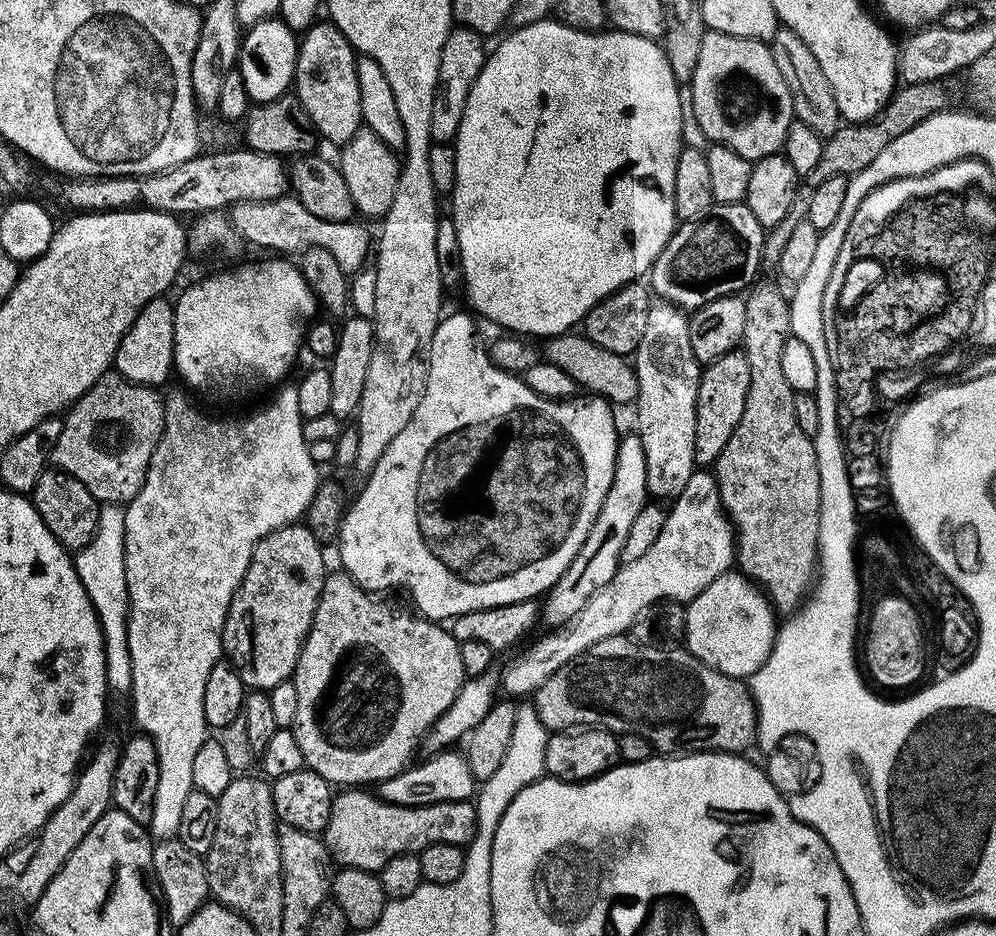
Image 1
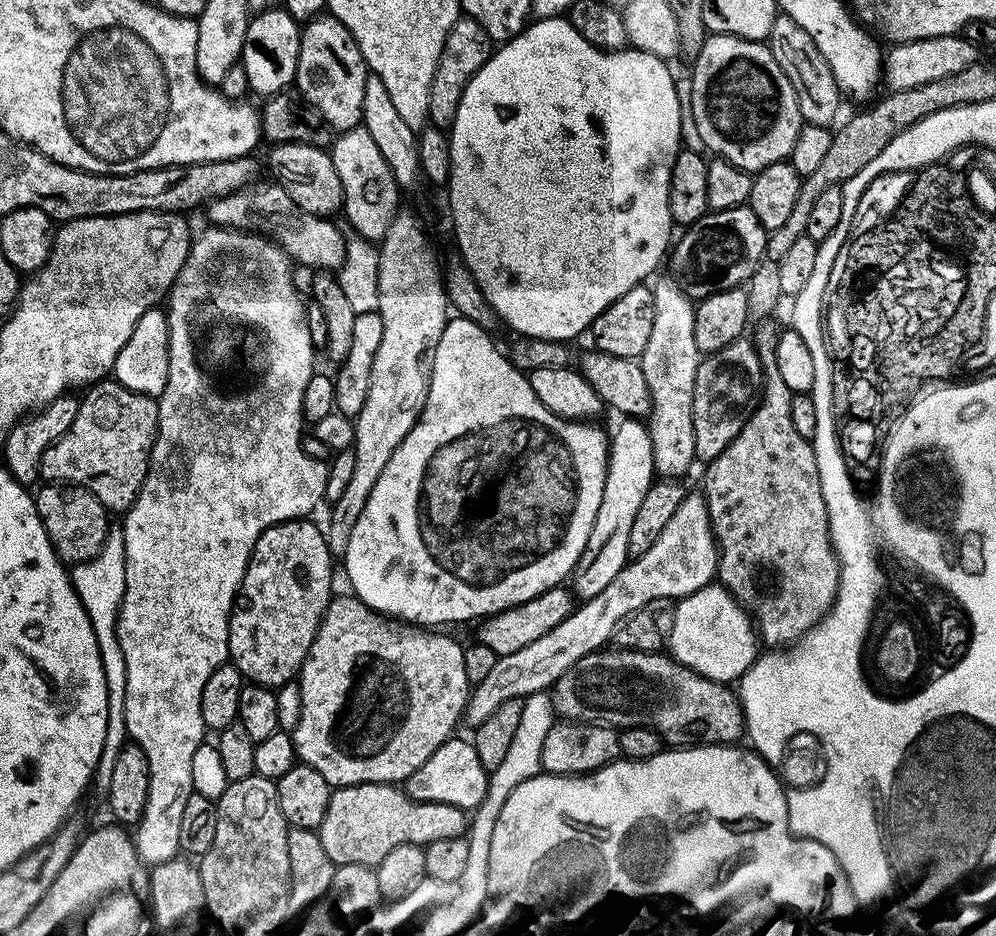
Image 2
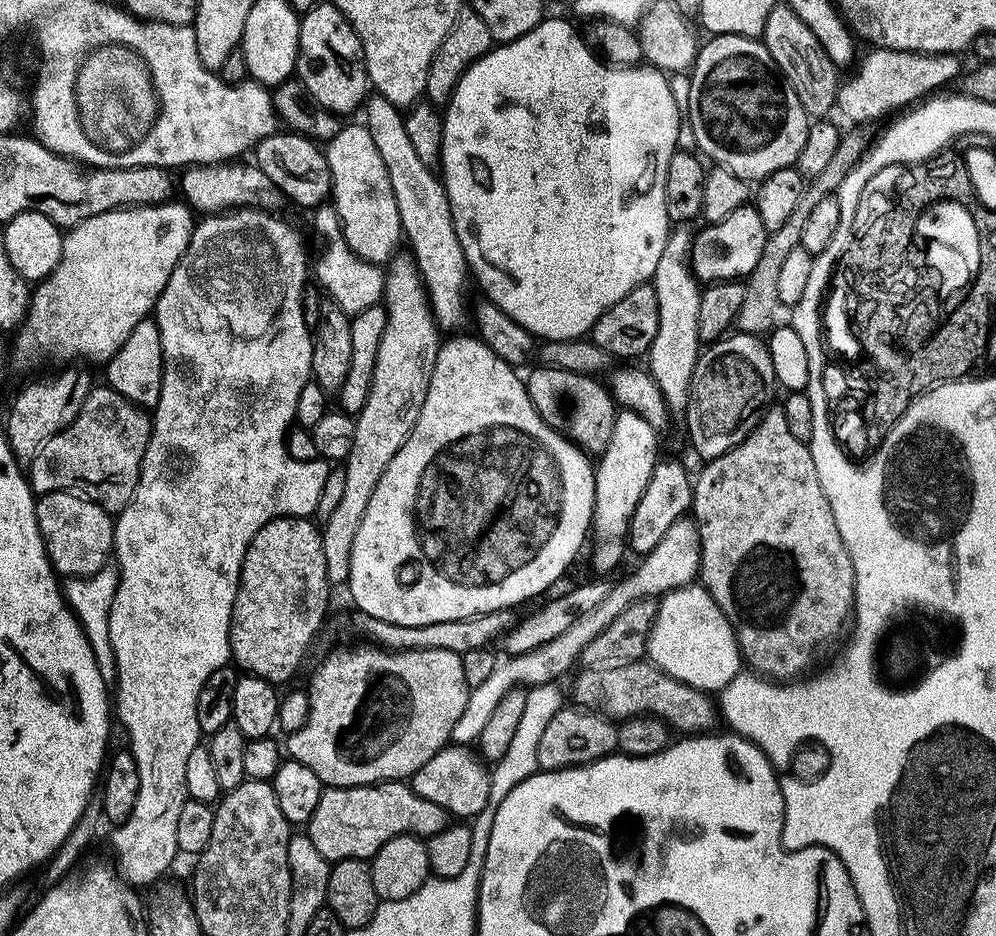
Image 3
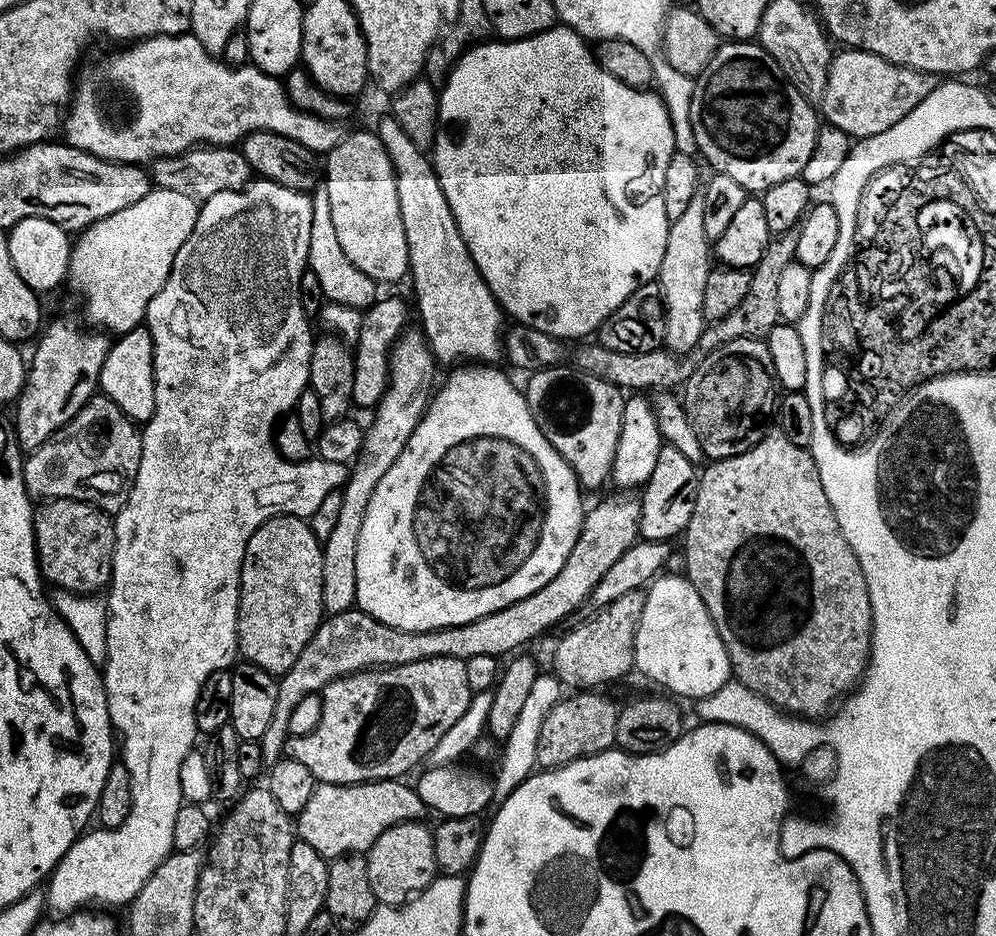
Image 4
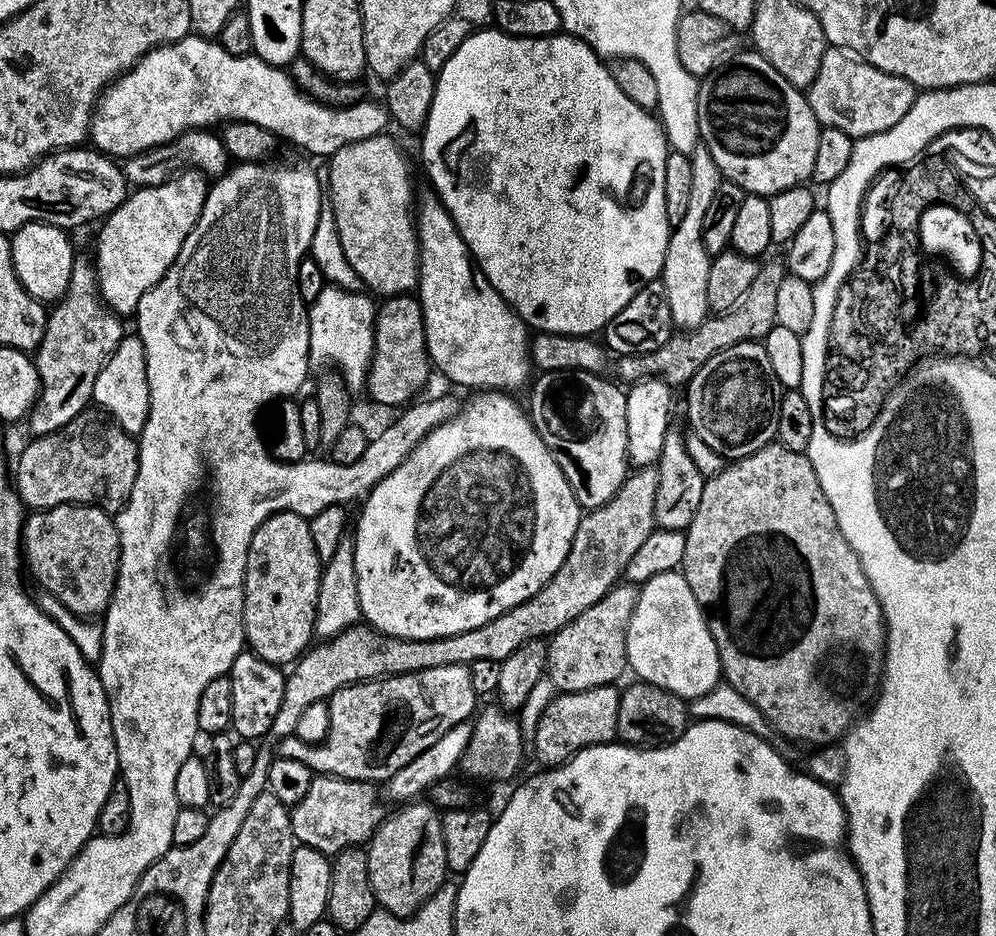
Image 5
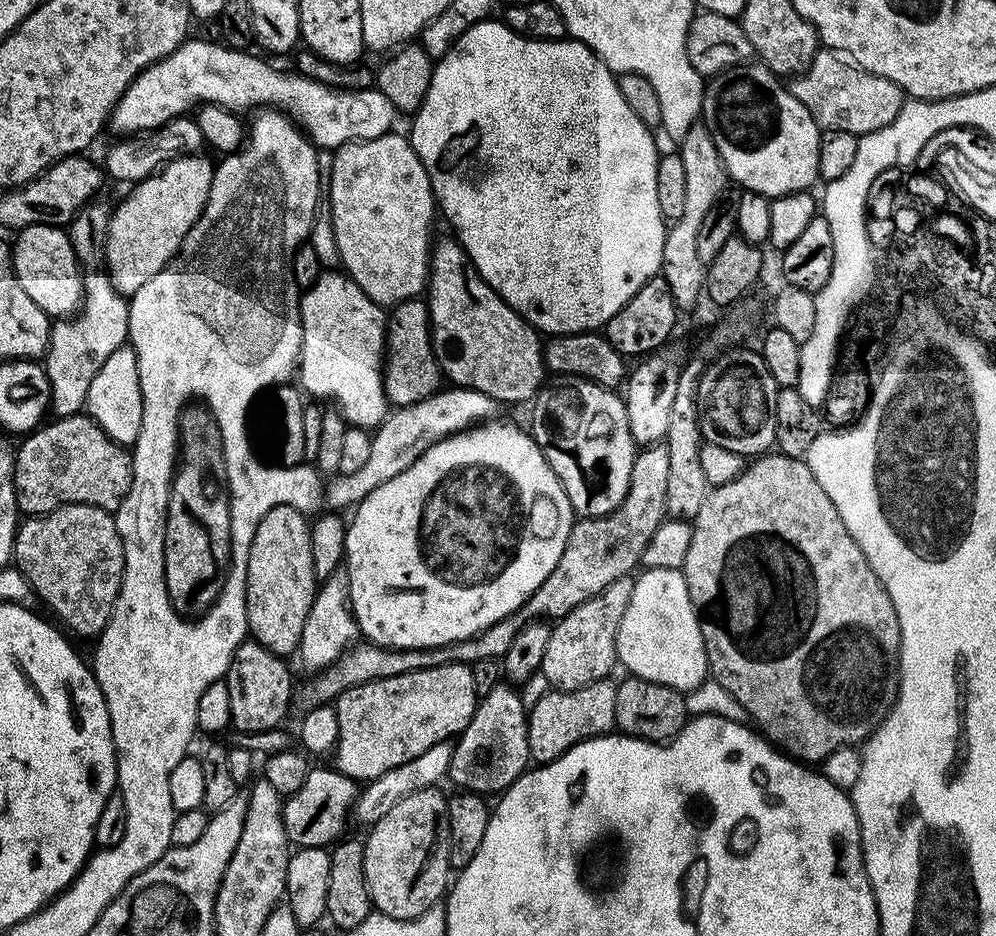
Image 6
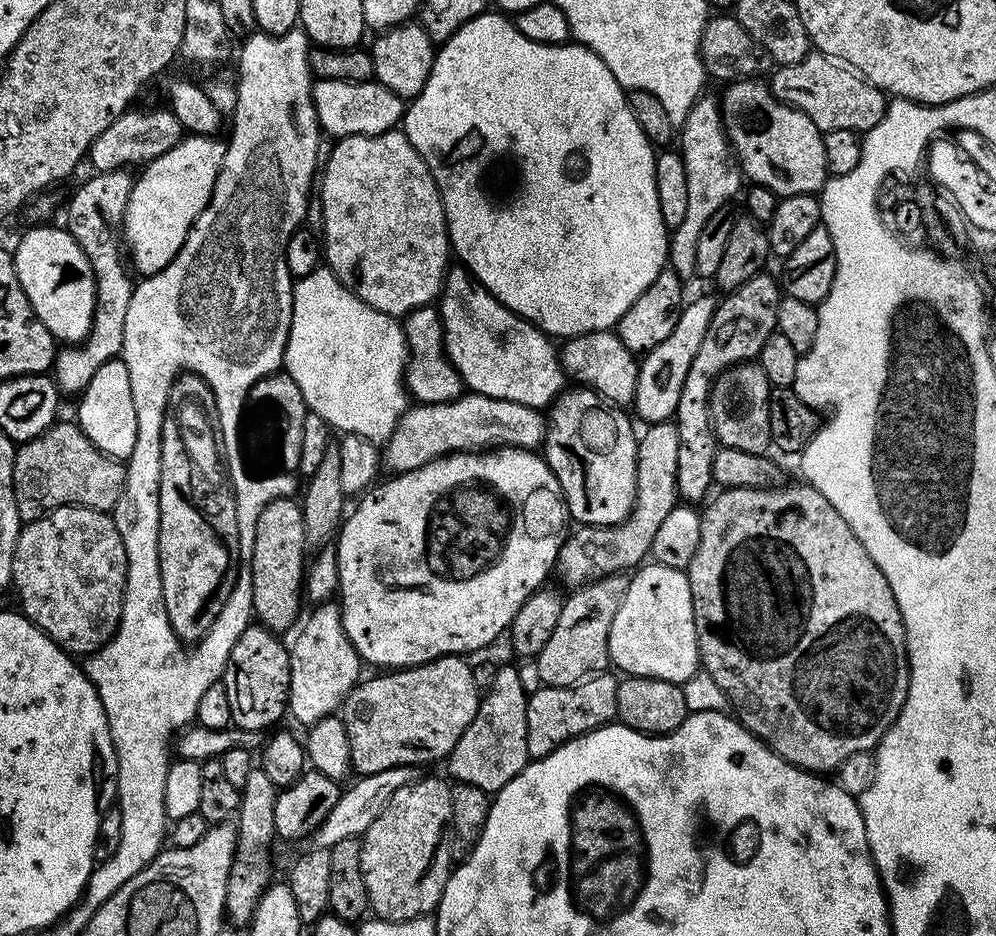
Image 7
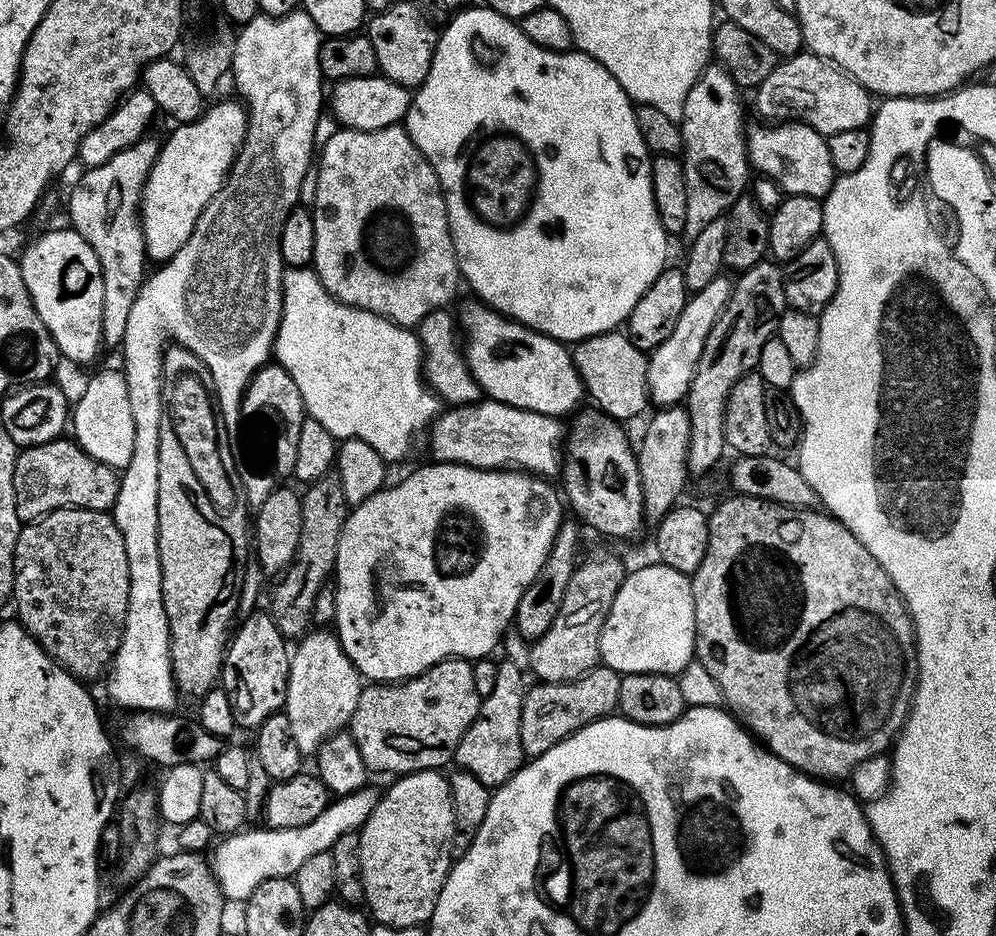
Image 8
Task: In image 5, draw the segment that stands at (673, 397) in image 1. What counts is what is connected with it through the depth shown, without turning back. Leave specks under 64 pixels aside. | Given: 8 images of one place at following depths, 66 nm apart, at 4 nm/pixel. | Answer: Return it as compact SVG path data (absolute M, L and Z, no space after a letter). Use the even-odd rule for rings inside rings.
M697 146L690 153L690 202L682 222L678 222L669 231L666 258L662 279L666 286L666 298L670 302L670 314L673 325L680 330L697 328L703 320L709 319L708 303L706 302L706 281L710 275L710 262L706 246L702 242L702 217L706 215L706 206L714 199L722 177L718 170L718 162L710 158L710 150Z

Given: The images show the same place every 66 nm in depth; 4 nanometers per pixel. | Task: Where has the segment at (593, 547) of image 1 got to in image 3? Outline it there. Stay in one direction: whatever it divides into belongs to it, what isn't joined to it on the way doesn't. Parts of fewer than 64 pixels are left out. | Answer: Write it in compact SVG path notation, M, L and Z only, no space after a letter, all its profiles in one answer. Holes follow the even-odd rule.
M627 410L617 411L614 430L610 430L610 442L606 442L603 452L599 453L594 464L596 485L591 531L600 535L592 550L592 564L600 571L597 573L608 574L604 572L614 571L624 552L626 553L628 523L634 514L634 506L638 506L638 498L642 498L650 482L658 459L656 440L658 434L654 426L650 426L650 422L642 418L642 414Z

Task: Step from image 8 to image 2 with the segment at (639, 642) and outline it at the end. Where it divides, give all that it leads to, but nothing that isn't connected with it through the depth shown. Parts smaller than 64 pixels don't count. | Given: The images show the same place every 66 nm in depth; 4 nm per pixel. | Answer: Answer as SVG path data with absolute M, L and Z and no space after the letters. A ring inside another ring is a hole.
M719 582L707 584L694 594L680 597L671 609L667 651L673 660L706 678L721 682L739 681L757 658L756 644L758 633L749 613Z

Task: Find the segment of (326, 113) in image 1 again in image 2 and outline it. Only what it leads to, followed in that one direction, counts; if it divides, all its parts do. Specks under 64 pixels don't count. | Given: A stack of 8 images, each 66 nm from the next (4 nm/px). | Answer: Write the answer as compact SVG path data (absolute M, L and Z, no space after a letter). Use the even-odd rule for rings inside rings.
M321 14L303 25L294 84L337 133L361 127L362 98L369 75L368 63L362 58L362 50L358 50L358 42L354 42L350 30L346 30L338 18Z

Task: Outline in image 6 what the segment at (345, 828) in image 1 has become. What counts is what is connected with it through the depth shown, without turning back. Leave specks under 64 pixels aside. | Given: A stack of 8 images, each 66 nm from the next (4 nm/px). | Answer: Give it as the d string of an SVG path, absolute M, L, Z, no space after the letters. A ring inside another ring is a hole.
M309 767L302 790L287 797L284 802L284 825L289 841L296 848L328 848L337 843L345 835L344 823L350 820L357 795L357 781L343 776L335 767Z

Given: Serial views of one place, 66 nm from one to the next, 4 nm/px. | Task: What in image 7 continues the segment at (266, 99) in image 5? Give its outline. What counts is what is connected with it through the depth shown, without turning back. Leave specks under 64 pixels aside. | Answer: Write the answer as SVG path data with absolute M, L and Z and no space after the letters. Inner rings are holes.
M375 79L354 82L353 80L316 80L312 86L312 101L320 127L329 137L377 136L391 132L403 121L405 101L394 90L377 84Z

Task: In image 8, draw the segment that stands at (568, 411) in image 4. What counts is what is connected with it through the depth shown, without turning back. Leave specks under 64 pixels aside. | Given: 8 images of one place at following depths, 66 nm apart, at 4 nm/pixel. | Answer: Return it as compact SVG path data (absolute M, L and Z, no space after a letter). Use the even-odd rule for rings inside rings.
M599 410L584 411L575 413L576 421L572 428L570 424L562 448L562 492L567 507L571 511L573 508L581 516L579 519L594 531L628 540L638 535L640 527L646 524L642 478L638 474L633 445L628 445L628 436L620 429L623 427L611 416Z

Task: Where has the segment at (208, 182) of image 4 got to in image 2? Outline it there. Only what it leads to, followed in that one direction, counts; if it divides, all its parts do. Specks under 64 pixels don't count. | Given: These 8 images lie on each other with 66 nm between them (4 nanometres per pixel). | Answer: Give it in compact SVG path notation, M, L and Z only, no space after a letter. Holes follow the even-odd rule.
M250 183L234 194L208 201L207 223L217 228L259 230L279 244L297 265L305 264L308 270L339 270L344 262L344 232L336 229L331 219L306 214L306 210L297 206L294 198L290 198L280 184L260 183Z

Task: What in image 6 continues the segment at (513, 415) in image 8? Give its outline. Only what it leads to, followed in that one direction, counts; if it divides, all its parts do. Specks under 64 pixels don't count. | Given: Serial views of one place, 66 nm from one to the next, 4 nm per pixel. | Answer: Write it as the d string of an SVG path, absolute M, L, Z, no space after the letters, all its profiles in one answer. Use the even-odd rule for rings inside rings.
M448 386L448 389L433 392L430 398L422 402L414 402L405 408L389 411L380 427L375 429L370 446L370 458L362 466L362 470L354 470L354 474L337 475L329 479L328 504L329 509L351 509L360 504L382 482L390 482L390 478L398 478L406 466L414 466L414 462L423 452L430 452L440 440L465 432L467 428L477 427L495 417L498 409L497 401L491 400L473 388Z

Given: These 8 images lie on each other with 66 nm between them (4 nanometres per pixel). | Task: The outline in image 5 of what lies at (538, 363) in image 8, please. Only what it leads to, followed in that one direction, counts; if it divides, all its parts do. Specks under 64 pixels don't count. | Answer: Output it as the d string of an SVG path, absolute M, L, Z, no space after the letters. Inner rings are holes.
M428 190L424 197L417 199L414 204L414 219L416 222L416 241L420 247L420 279L418 281L418 299L422 306L422 318L424 319L424 333L426 334L426 346L428 347L428 359L431 367L436 368L448 380L453 380L456 384L461 384L464 388L472 388L471 390L491 390L494 392L503 392L505 394L515 393L515 388L520 388L529 383L530 375L528 371L533 371L534 365L528 358L528 342L530 339L530 329L519 316L516 311L509 306L502 298L502 294L498 294L498 290L494 290L494 286L490 286L490 282L485 276L480 275L472 255L468 253L466 242L462 242L462 234L458 234L458 226L454 226L454 218L450 218L450 214L446 210L446 206L440 201L435 191Z

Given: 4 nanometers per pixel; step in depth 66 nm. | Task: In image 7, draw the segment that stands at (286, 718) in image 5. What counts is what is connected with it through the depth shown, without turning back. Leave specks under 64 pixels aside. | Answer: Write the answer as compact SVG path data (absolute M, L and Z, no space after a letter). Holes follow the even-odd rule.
M672 420L648 424L645 429L636 441L636 501L632 512L621 524L580 526L575 529L577 532L572 530L565 535L555 566L555 571L560 572L559 583L565 589L575 590L604 576L624 574L643 565L652 551L654 533L670 515L670 510L676 508L678 430Z

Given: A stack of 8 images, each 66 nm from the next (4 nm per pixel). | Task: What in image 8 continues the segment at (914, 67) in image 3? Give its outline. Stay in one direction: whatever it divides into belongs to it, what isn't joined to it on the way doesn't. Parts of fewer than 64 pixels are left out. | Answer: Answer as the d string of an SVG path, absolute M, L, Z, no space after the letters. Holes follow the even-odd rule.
M807 50L781 59L776 68L770 70L770 78L755 89L754 96L757 110L768 119L765 121L795 118L821 132L825 138L838 134L838 130L867 129L874 115L873 93L867 92L853 76L837 68L831 60Z

